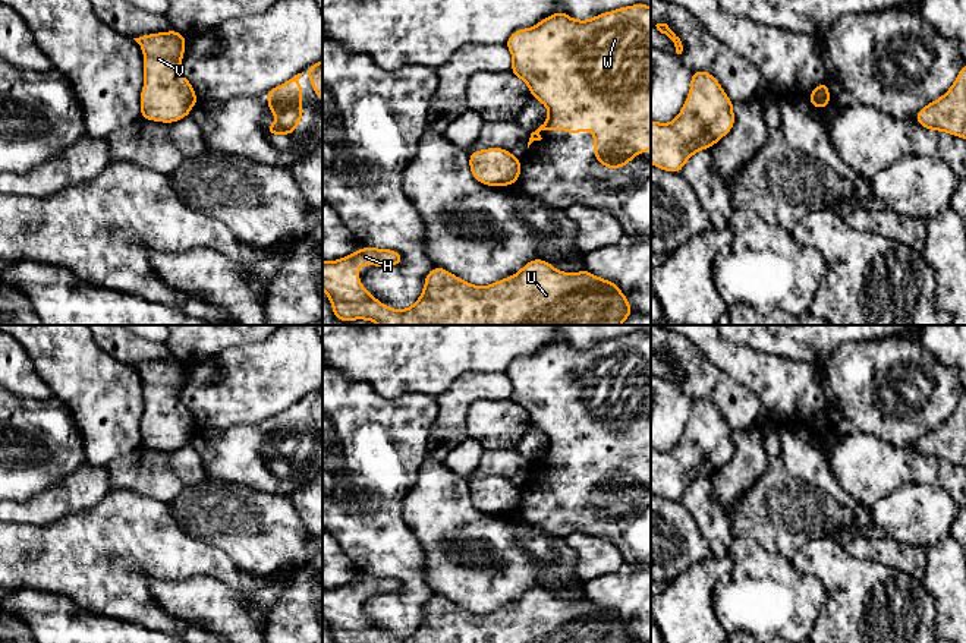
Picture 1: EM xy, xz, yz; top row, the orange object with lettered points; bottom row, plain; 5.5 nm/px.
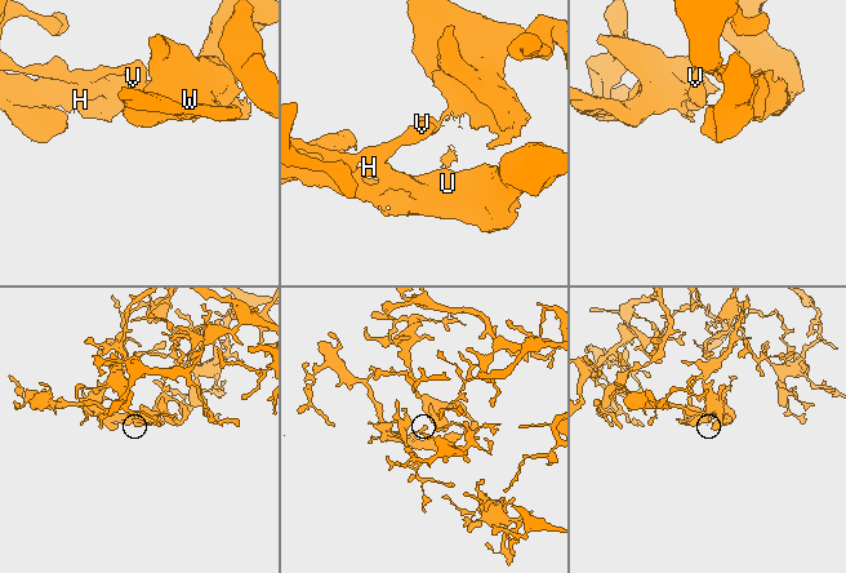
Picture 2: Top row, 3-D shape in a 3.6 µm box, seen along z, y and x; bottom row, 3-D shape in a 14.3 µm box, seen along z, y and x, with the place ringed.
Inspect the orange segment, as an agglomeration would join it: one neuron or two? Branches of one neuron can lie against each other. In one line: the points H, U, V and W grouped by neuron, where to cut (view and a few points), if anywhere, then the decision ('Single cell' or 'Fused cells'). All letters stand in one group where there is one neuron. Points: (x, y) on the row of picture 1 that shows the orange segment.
Groups: H U V / W. Split along xy (197, 98), (194, 101). Fused cells

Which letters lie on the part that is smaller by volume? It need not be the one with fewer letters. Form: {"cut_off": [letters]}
{"cut_off": ["W"]}

